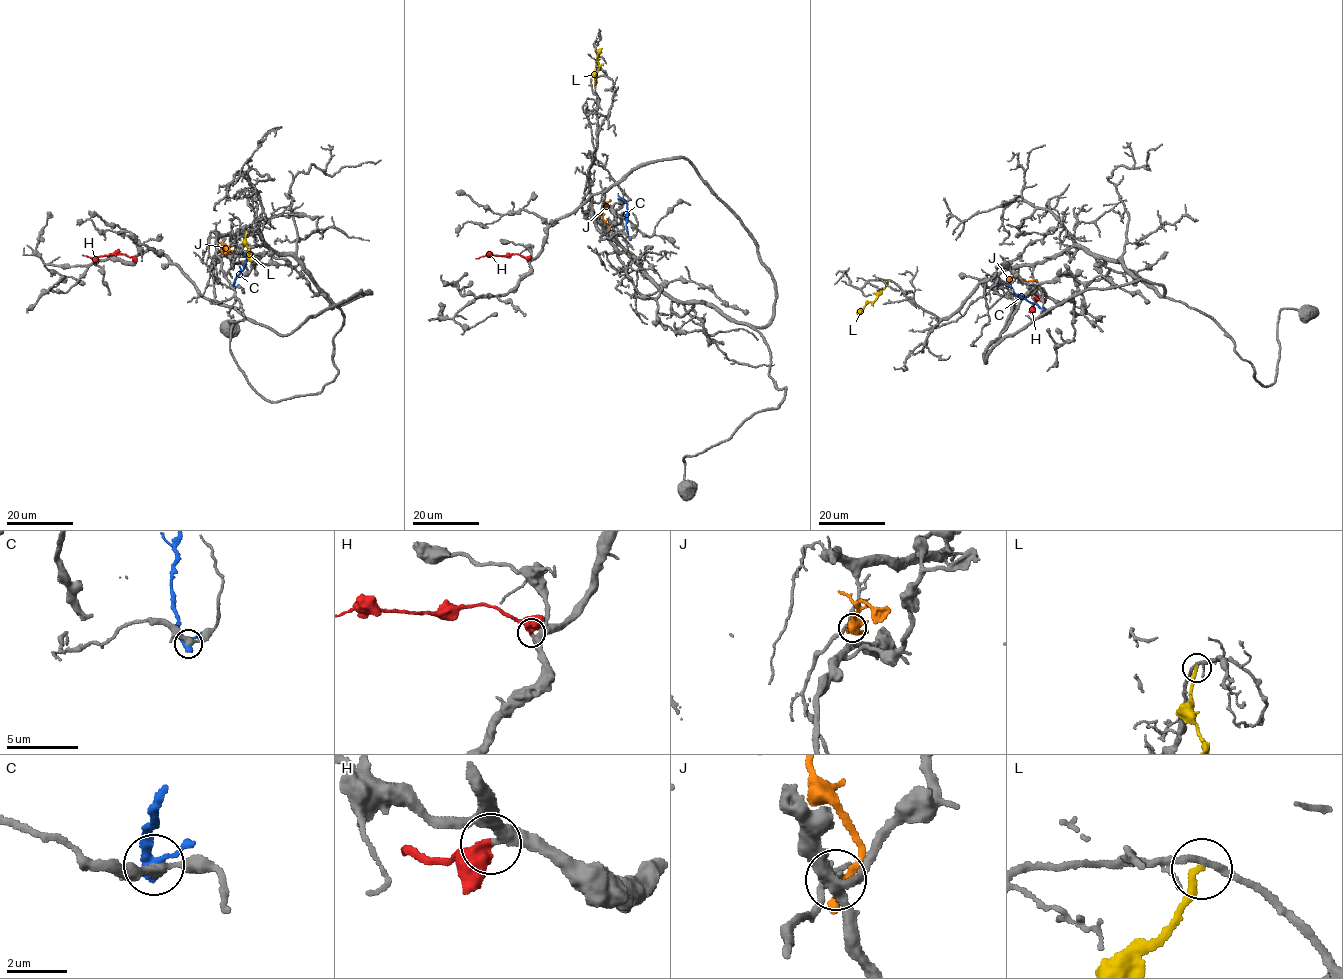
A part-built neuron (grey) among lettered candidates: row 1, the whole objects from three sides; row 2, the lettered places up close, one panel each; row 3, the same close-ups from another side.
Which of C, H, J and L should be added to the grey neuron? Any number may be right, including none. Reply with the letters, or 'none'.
H

